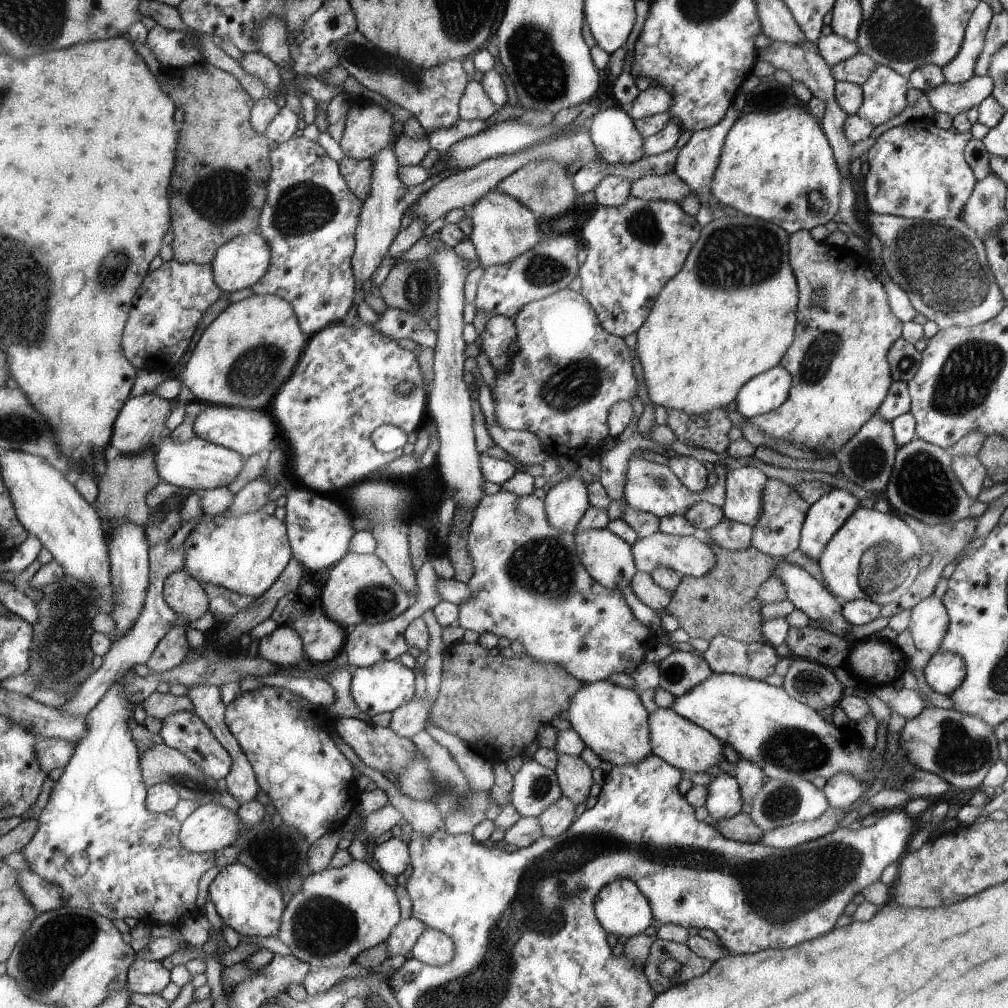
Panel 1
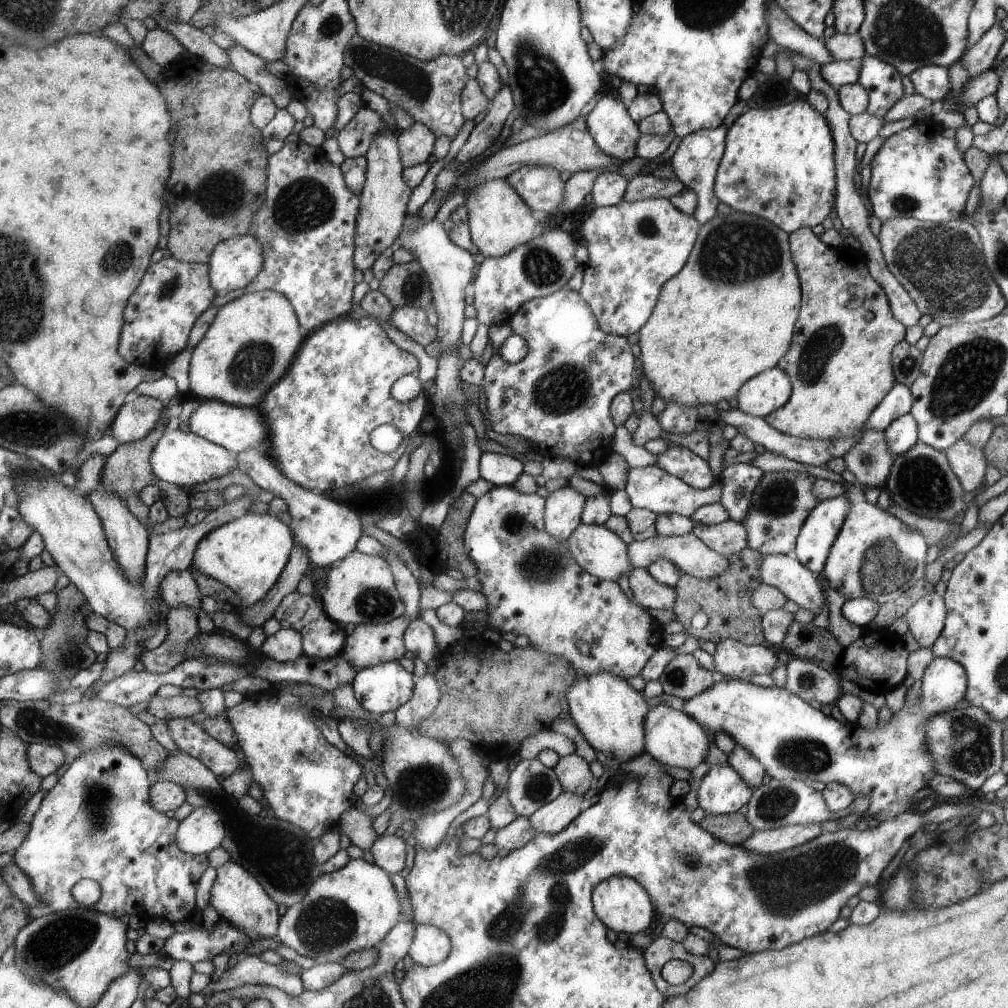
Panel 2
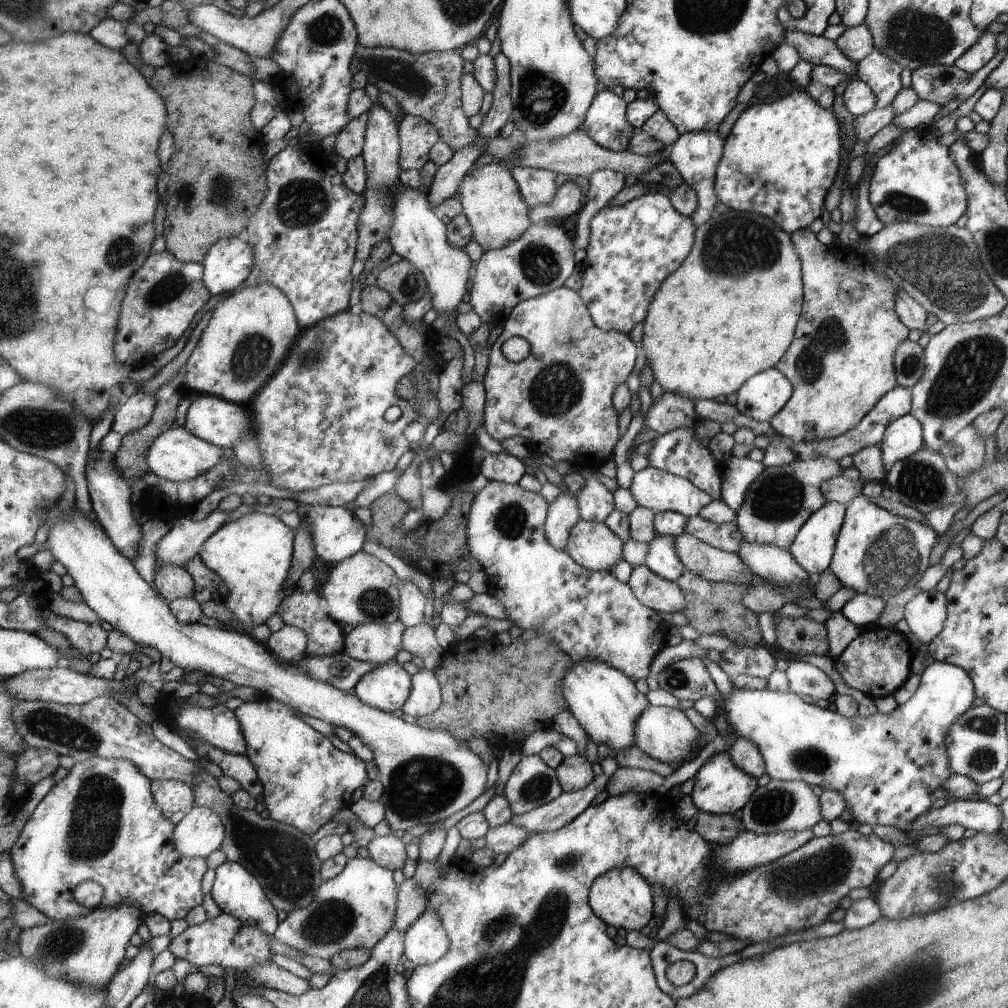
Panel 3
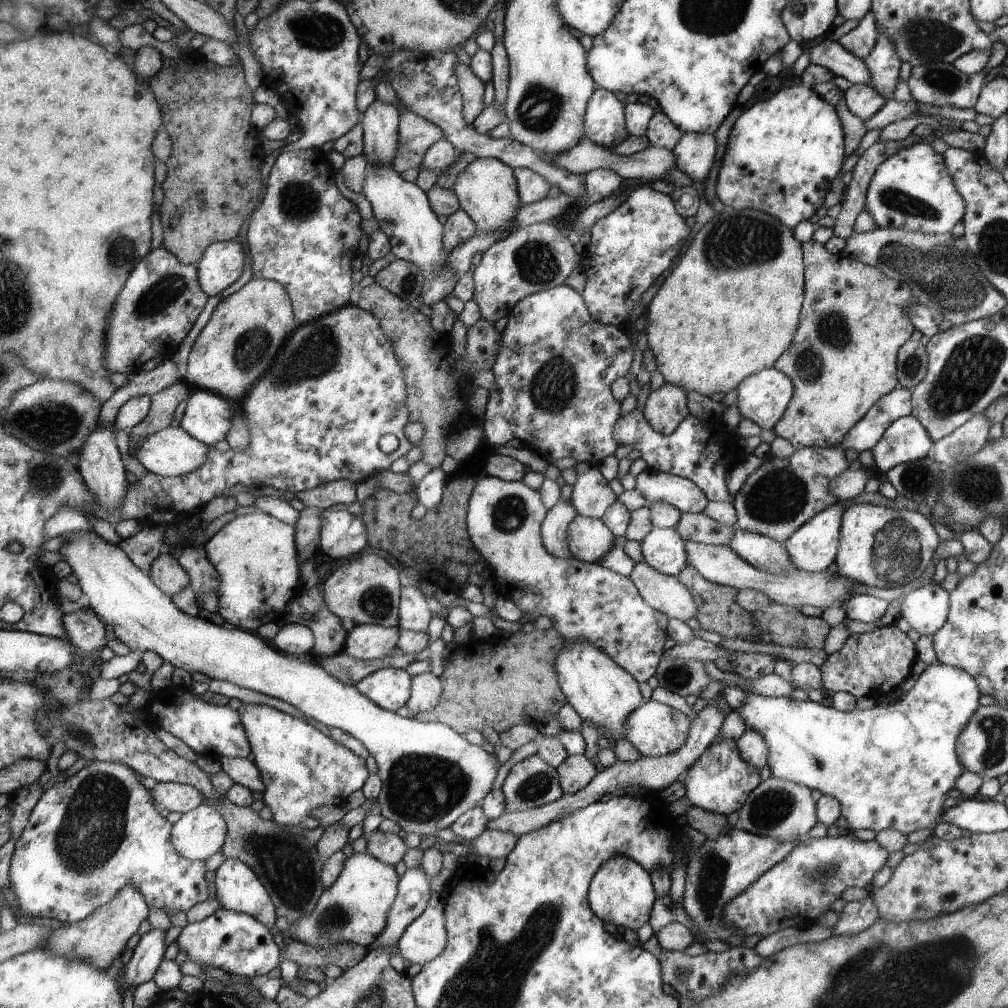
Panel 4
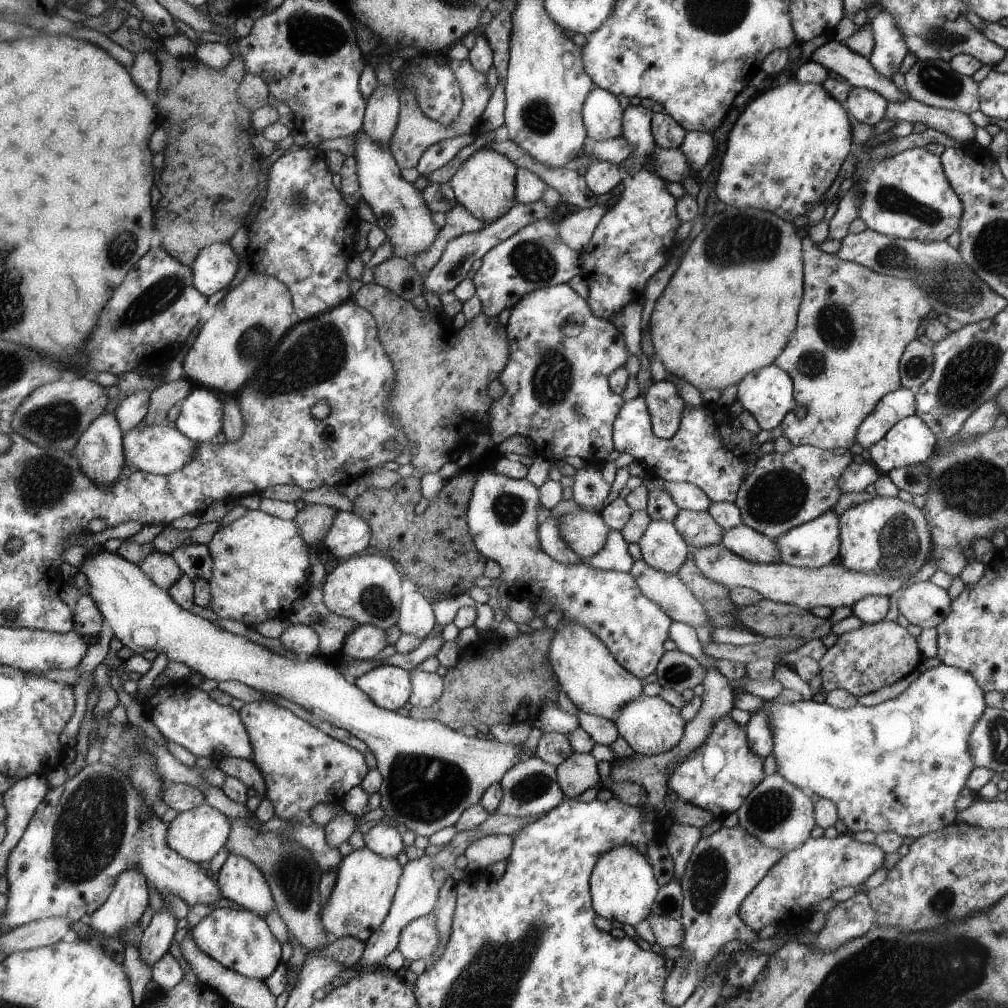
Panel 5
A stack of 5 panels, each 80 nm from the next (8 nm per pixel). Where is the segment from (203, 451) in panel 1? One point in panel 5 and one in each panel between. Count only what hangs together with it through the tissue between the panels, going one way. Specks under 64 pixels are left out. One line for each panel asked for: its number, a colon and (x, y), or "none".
2: (185, 459)
3: (177, 455)
4: (171, 452)
5: (161, 450)

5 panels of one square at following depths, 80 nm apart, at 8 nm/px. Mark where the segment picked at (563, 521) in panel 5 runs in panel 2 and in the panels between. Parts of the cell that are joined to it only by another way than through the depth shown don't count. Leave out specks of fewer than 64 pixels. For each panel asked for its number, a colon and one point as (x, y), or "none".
2: (598, 551)
3: (591, 544)
4: (589, 540)

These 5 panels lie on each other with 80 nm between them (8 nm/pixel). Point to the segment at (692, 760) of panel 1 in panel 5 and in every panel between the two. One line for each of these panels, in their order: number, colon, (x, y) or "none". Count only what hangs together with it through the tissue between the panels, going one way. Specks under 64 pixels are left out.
2: (673, 738)
3: (665, 734)
4: (653, 730)
5: (647, 724)

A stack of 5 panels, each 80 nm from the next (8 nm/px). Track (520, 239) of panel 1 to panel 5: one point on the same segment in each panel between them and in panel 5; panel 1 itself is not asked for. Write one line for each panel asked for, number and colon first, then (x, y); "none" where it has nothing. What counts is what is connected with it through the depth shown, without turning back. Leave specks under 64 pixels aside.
2: (499, 220)
3: (489, 197)
4: (486, 190)
5: (483, 184)

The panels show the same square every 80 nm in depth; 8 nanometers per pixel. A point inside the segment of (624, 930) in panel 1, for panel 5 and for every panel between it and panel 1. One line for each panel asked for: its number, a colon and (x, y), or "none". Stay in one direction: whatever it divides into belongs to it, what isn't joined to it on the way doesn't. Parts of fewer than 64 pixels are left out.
2: (622, 904)
3: (620, 897)
4: (620, 893)
5: (622, 888)

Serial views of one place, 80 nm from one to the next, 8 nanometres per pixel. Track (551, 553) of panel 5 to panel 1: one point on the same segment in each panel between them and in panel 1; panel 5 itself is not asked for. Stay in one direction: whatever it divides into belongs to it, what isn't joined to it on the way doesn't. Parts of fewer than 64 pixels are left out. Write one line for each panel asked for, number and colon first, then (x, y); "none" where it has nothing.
1: (565, 502)
2: (563, 507)
3: (562, 514)
4: (552, 534)

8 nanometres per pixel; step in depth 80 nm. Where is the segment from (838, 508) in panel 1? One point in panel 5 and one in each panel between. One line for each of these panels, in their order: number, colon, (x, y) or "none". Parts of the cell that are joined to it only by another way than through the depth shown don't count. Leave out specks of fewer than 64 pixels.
2: (822, 525)
3: (813, 548)
4: (813, 547)
5: (813, 544)

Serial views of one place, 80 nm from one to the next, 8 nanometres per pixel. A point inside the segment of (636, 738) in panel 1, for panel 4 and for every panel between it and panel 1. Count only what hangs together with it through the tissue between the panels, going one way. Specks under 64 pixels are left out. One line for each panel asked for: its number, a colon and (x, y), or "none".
2: (609, 714)
3: (605, 702)
4: (601, 692)

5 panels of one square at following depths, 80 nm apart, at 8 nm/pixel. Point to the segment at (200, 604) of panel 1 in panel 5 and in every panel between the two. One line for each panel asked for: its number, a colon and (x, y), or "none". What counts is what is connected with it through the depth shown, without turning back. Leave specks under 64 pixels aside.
2: (179, 588)
3: (173, 581)
4: (166, 571)
5: (162, 568)

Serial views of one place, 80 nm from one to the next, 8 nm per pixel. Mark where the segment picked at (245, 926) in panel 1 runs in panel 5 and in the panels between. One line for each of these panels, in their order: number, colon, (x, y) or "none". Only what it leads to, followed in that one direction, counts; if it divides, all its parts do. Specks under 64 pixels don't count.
2: (237, 895)
3: (237, 891)
4: (239, 888)
5: (241, 881)

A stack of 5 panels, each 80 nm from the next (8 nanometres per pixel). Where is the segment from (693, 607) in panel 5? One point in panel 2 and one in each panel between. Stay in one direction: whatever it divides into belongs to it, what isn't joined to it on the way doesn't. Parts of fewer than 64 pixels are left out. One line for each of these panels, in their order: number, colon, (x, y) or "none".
2: (645, 589)
3: (660, 595)
4: (666, 594)

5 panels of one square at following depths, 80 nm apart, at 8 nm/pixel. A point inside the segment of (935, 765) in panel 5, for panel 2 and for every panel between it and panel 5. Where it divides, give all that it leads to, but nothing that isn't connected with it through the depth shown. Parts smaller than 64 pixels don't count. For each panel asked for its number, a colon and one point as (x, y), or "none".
2: (791, 740)
3: (885, 766)
4: (889, 767)

